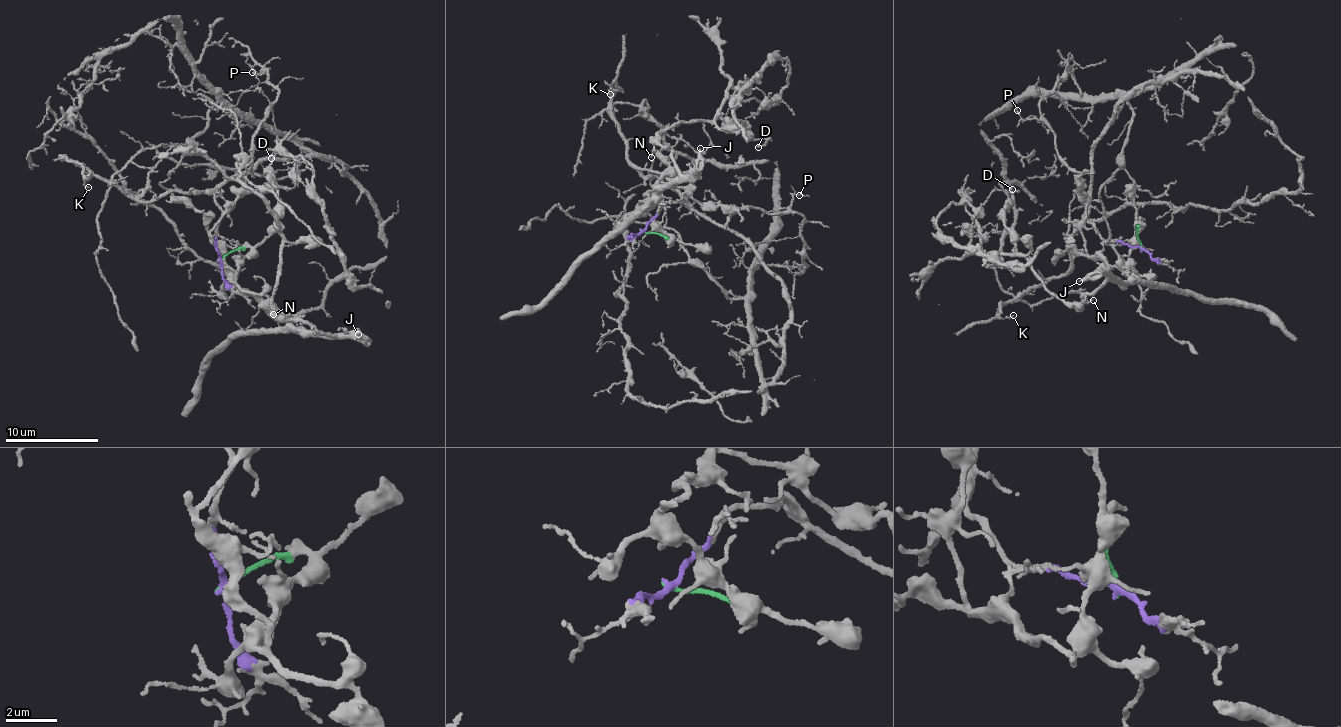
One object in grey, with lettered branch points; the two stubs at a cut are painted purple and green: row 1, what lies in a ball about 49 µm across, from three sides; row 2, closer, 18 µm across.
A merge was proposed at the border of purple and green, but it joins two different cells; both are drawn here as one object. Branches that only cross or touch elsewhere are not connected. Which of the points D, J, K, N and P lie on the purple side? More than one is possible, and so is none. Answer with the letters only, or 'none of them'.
K, P

